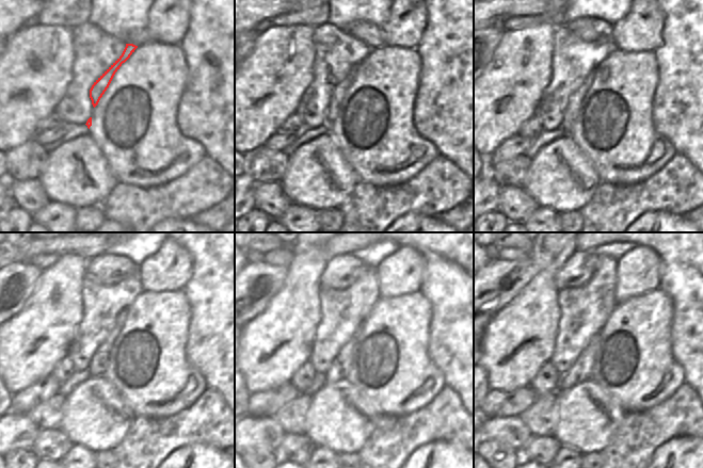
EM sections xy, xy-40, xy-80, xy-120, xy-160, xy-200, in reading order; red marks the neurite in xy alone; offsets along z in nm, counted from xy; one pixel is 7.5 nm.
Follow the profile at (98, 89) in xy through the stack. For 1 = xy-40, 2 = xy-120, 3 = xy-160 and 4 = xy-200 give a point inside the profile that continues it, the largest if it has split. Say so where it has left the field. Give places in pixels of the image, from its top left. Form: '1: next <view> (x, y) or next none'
1: next xy-40 (337, 96)
2: next xy-120 (98, 362)
3: next xy-160 (340, 366)
4: next xy-200 (580, 371)

